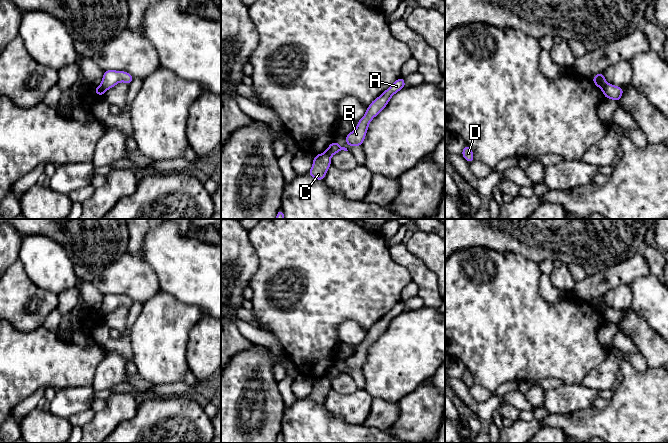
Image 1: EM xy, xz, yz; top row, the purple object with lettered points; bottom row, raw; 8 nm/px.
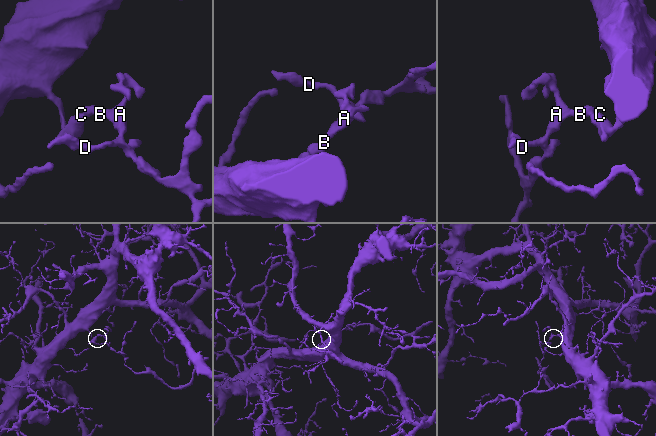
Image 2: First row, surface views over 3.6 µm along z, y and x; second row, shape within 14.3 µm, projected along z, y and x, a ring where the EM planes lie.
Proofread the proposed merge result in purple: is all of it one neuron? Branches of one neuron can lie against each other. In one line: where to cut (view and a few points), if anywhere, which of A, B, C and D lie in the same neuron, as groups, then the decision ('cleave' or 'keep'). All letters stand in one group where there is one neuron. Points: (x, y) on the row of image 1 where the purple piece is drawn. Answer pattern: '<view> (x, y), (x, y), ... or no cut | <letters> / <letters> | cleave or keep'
yz (608, 84), (602, 90) | A B D / C | cleave

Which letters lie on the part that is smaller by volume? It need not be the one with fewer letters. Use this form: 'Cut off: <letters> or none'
Cut off: A, B, D

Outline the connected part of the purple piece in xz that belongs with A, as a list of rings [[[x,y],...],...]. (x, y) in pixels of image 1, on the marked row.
[[[400,77],[378,98],[371,102],[365,115],[359,121],[357,121],[357,127],[351,133],[345,136],[345,140],[349,146],[362,147],[371,120],[387,106],[391,97],[405,86],[406,84],[404,77]]]

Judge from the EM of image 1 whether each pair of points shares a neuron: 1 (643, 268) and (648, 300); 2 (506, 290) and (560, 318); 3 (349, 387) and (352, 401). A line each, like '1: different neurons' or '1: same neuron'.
1: different neurons
2: same neuron
3: different neurons

